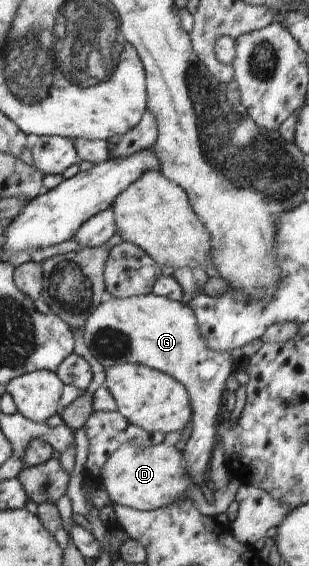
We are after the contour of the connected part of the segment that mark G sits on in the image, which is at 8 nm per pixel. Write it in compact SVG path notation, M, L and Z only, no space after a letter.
M154 291L149 295L138 295L125 299L117 299L112 296L105 297L103 304L87 318L83 337L92 356L106 369L114 365L136 363L146 365L154 370L164 371L178 382L183 383L190 395L193 412L191 418L192 434L190 434L184 448L184 454L187 458L187 473L192 484L202 485L204 474L206 474L206 464L212 456L214 444L217 444L218 429L216 428L216 422L218 422L218 412L220 412L220 406L222 406L222 392L226 388L228 376L232 374L232 356L230 356L230 353L208 348L198 319L195 317L195 311L191 307L182 304L181 301L176 302L170 300L170 298L158 296Z

